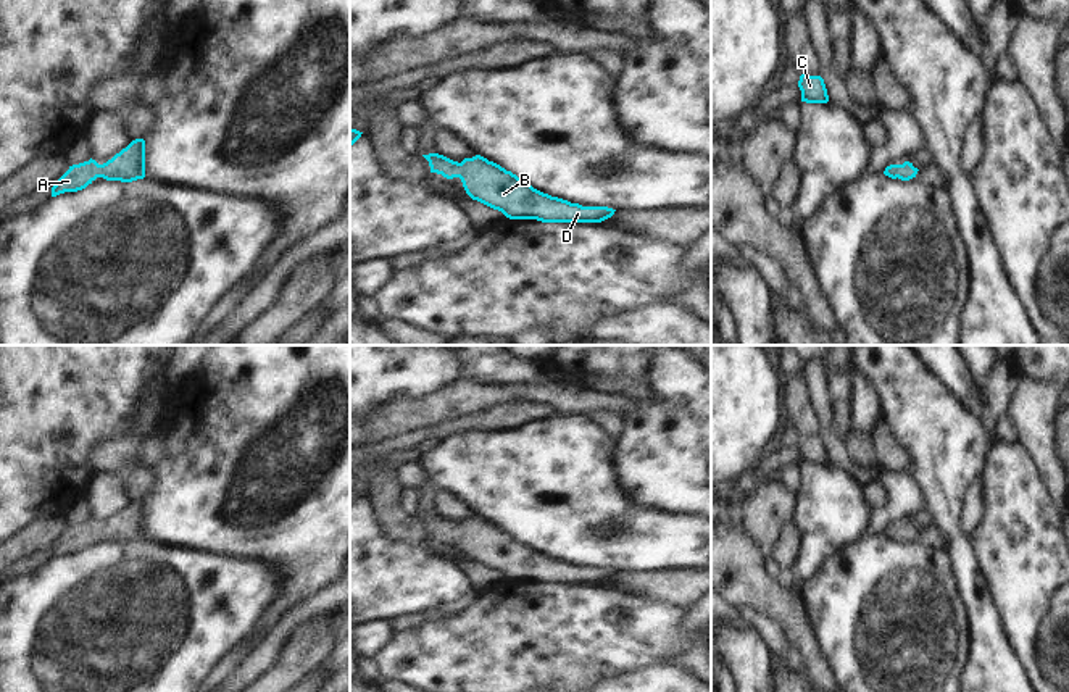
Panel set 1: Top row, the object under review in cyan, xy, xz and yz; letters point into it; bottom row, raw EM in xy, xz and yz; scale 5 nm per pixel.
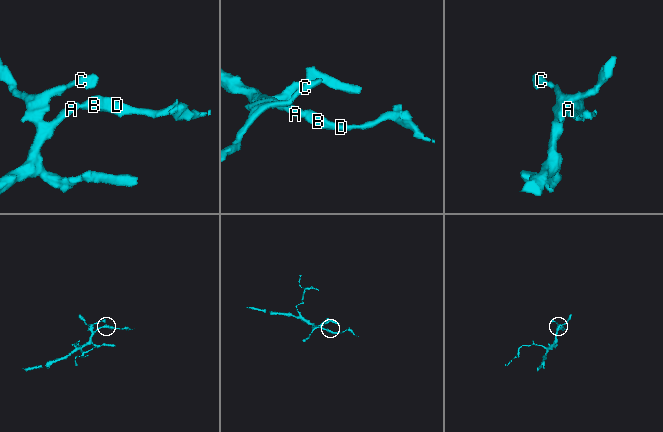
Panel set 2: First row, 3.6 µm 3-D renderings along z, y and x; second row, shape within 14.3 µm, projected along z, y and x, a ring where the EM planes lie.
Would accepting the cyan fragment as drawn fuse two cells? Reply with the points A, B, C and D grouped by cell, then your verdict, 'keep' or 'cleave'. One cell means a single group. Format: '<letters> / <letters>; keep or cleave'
A B C D; keep

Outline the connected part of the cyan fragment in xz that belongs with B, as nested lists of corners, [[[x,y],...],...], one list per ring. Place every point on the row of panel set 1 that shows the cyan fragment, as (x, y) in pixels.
[[[439,153],[422,155],[431,173],[447,179],[460,177],[466,194],[510,219],[542,223],[601,223],[614,215],[608,206],[582,206],[534,189],[500,165],[476,155],[461,163]]]

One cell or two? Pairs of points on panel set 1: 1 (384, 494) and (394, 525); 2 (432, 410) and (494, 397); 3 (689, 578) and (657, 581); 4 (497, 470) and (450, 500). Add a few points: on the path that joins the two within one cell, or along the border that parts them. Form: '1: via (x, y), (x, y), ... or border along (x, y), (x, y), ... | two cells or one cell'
1: via (389, 502), (394, 516) | one cell
2: via (447, 405), (465, 397), (479, 397) | one cell
3: via (681, 581), (665, 581) | one cell
4: border along (439, 487), (457, 494), (478, 515) | two cells

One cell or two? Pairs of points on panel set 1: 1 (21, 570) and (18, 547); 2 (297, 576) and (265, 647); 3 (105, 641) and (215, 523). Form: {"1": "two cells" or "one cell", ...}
{"1": "two cells", "2": "two cells", "3": "two cells"}

